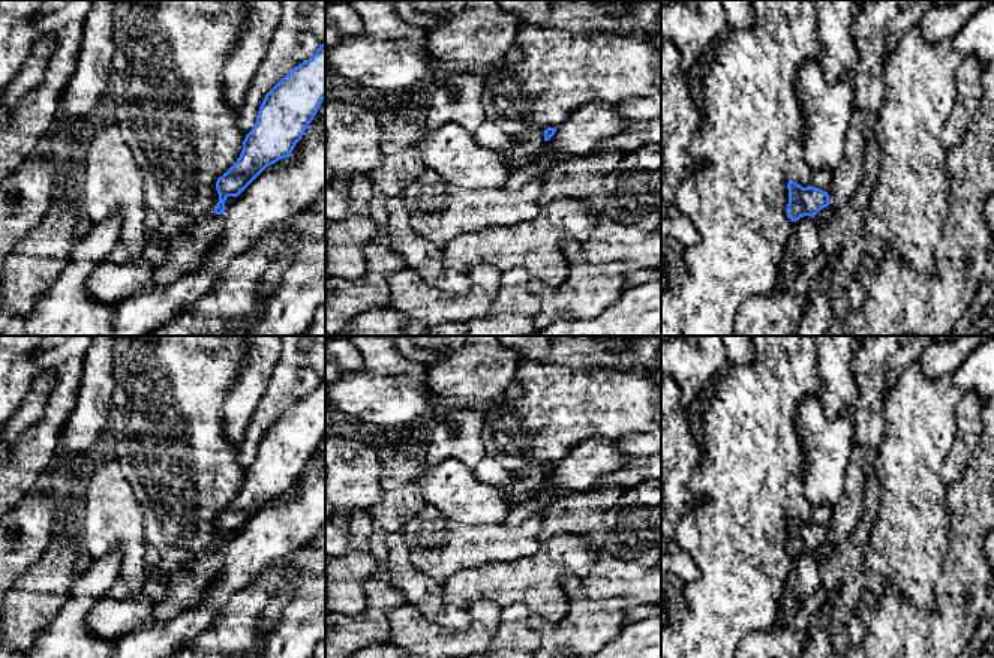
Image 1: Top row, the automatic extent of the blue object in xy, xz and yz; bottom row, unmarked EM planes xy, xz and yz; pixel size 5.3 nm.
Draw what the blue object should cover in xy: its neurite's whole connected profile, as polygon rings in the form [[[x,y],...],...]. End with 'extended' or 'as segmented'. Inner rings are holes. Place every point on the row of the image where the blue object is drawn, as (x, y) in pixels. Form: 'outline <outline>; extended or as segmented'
outline [[[325,42],[315,55],[295,66],[264,97],[256,121],[243,141],[243,150],[237,162],[216,181],[219,202],[213,213],[225,211],[228,196],[238,196],[267,166],[289,157],[295,144],[315,118],[325,99]]]; as segmented

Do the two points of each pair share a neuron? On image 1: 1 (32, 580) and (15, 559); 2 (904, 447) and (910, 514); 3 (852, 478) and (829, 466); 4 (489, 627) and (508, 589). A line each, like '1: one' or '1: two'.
1: two
2: one
3: two
4: two

